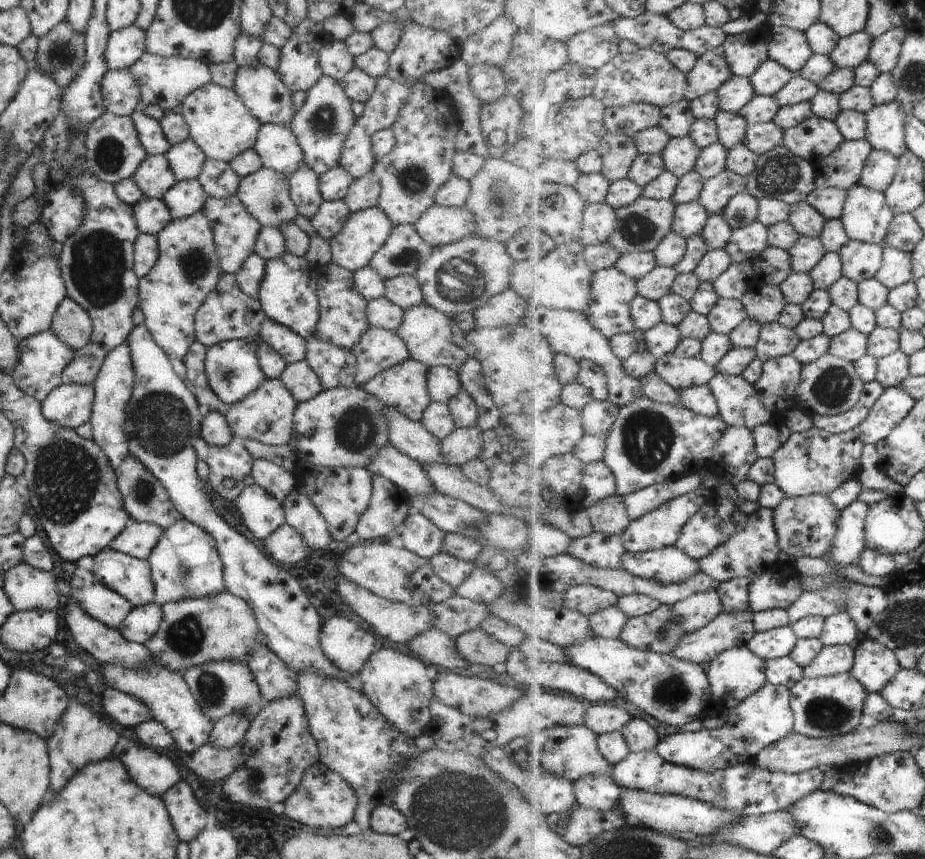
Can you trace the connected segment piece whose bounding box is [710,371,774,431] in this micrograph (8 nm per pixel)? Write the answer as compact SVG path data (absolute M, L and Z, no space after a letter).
M719 372L712 380L711 388L718 400L720 415L729 426L750 428L772 422L772 414L759 401L757 389L744 376L732 376Z

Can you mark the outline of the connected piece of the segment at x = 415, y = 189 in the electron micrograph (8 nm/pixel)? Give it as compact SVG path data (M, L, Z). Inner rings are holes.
M416 83L416 86L410 90L408 100L404 102L404 108L400 110L398 120L391 127L396 138L396 146L389 154L376 159L372 171L380 180L380 196L378 198L377 208L384 212L385 216L390 218L392 225L414 225L428 208L436 205L434 198L438 188L448 182L452 176L452 166L454 166L454 156L458 151L456 148L456 134L460 130L460 124L452 98L441 89L434 89L430 84Z

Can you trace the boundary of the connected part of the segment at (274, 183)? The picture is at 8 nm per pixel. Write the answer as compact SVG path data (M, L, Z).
M265 167L241 178L237 198L261 226L278 229L280 224L293 223L298 214L294 202L290 199L288 177Z

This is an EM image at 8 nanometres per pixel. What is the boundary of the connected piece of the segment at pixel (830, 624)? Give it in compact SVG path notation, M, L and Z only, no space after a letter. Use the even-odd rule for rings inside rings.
M843 610L827 619L821 640L825 646L849 645L858 648L861 644L861 642L858 642L860 633L854 618L846 610Z

